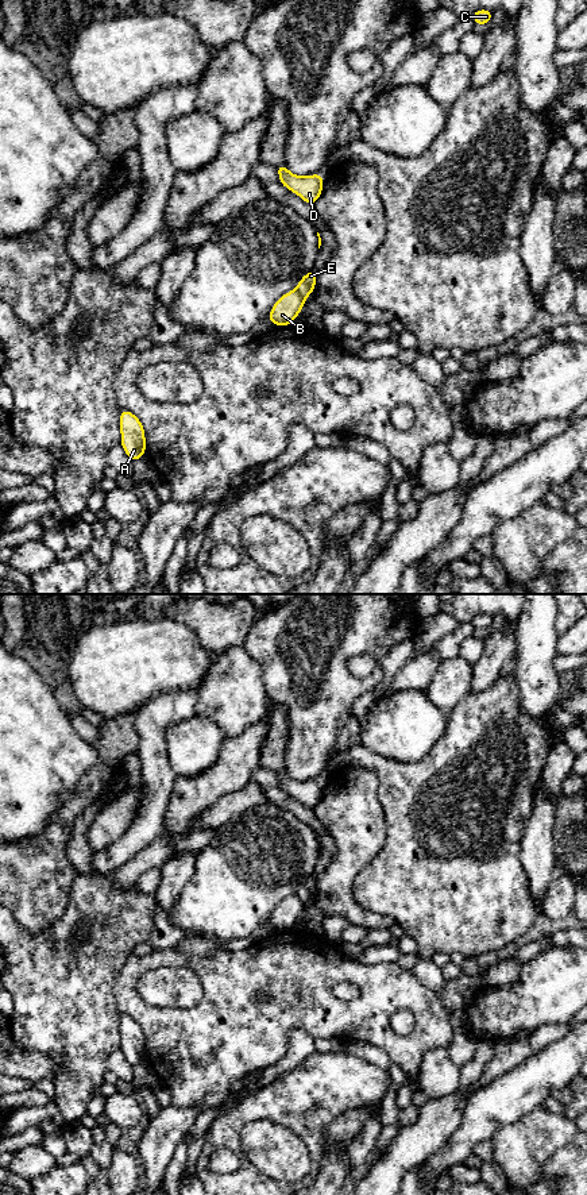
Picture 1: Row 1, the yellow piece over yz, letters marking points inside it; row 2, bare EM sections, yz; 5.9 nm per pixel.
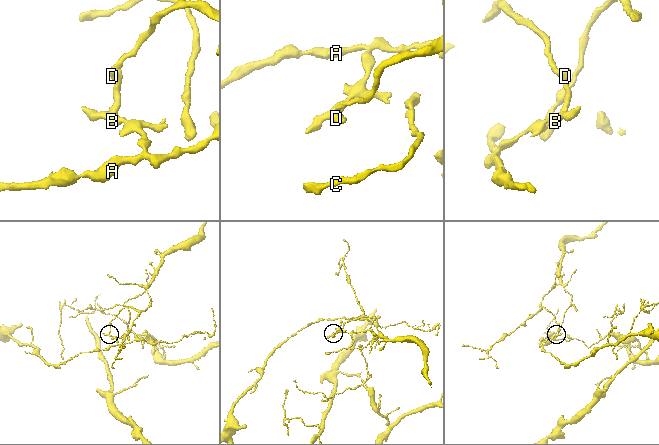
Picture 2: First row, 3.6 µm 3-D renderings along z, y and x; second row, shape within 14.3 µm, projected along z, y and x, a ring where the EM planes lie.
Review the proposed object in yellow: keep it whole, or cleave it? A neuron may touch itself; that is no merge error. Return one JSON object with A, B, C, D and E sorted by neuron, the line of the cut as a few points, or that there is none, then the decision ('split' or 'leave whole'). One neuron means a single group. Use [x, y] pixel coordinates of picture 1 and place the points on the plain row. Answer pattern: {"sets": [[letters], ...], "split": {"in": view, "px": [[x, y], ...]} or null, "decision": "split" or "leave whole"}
{"sets": [["A", "B"], ["C", "D", "E"]], "split": {"in": "yz", "px": [[296, 894], [304, 904]]}, "decision": "split"}

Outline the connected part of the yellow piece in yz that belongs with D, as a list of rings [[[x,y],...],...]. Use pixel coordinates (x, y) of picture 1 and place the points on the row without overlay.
[[[285,768],[275,771],[279,779],[279,789],[298,799],[305,807],[314,810],[323,797],[324,779],[298,782],[291,779]]]

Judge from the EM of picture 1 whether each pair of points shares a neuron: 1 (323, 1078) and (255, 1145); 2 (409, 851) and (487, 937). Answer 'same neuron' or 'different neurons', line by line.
1: different neurons
2: same neuron

